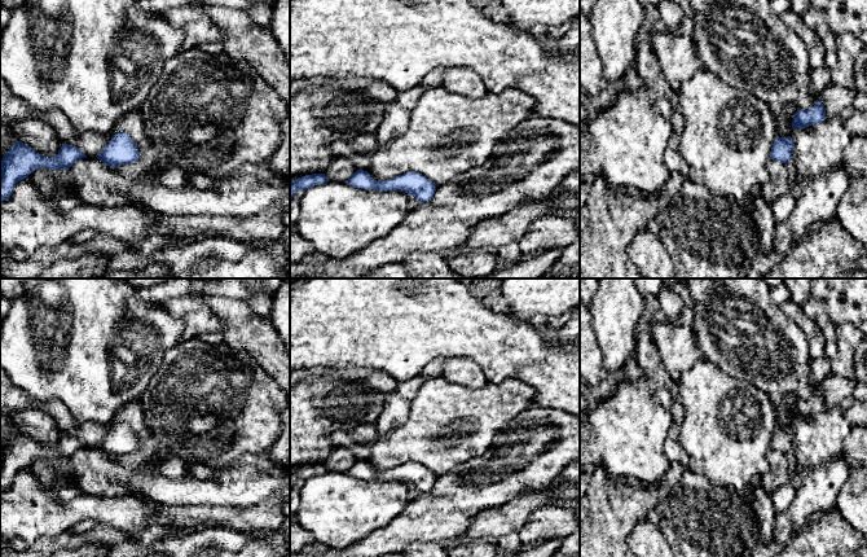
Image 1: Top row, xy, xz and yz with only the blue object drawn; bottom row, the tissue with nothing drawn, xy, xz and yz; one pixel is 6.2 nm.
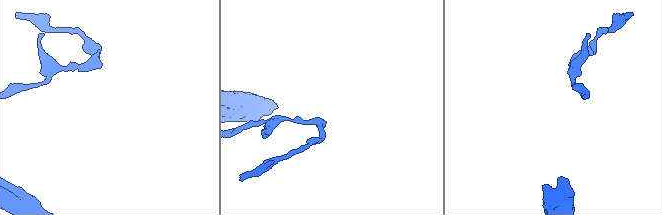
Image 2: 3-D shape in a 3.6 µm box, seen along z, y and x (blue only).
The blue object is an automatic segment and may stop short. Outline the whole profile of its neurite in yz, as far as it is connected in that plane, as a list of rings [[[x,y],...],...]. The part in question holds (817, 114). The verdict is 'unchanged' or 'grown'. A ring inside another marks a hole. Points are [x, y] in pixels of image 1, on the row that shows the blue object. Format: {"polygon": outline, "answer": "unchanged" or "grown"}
{"polygon": [[[817,100],[815,105],[809,110],[797,110],[792,120],[792,128],[806,128],[809,126],[823,123],[826,119],[826,108]]], "answer": "unchanged"}

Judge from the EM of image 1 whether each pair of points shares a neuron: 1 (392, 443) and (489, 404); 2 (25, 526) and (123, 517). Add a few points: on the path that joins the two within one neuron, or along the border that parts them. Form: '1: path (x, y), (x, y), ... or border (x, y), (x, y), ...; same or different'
1: path (417, 441), (434, 433), (449, 419), (465, 415); same
2: path (49, 517), (60, 517), (74, 511), (98, 511); same

